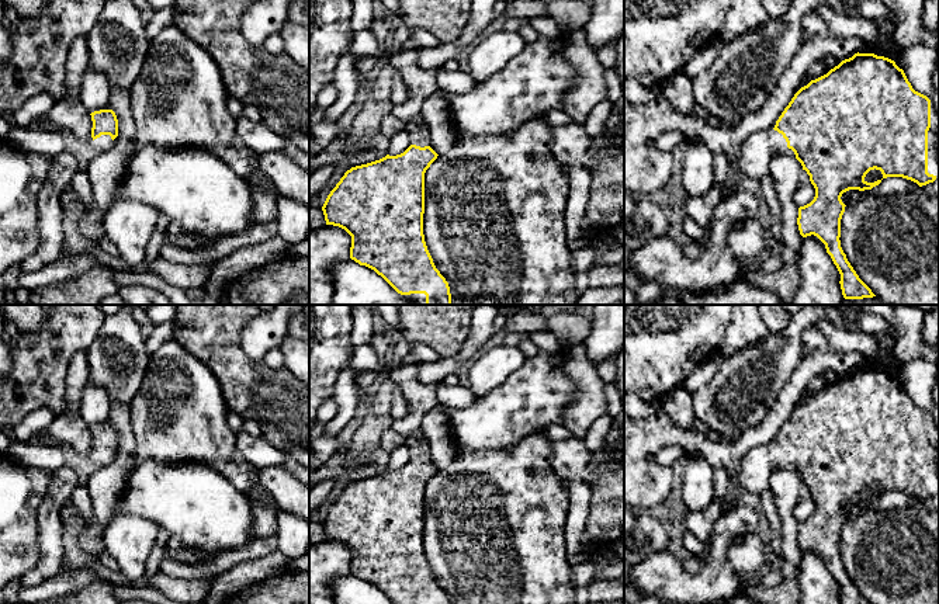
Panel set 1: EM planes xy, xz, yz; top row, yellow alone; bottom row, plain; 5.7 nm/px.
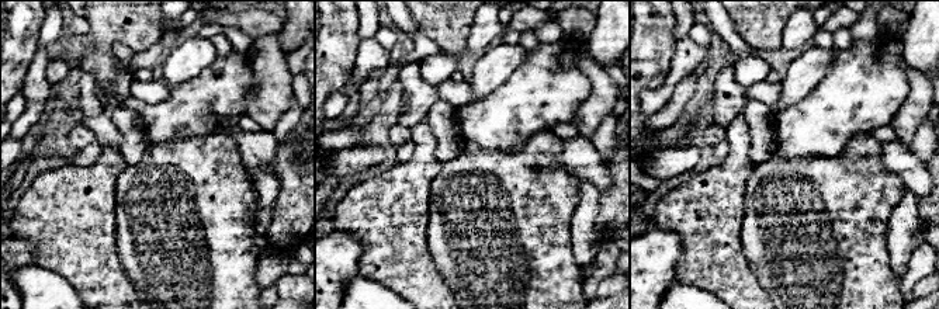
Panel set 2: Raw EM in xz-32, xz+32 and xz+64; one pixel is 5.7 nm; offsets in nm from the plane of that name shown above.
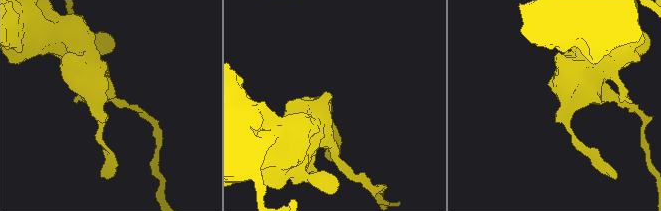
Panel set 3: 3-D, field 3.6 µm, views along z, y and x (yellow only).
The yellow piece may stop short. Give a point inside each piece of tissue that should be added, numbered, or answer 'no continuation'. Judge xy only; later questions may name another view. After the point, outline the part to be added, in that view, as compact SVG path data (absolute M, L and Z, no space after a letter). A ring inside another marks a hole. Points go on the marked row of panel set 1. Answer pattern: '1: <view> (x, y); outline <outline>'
1: xy (104, 142); outline M101 135L100 138L93 140L93 146L98 150L98 152L105 152L108 149L112 147L112 139L110 135Z

